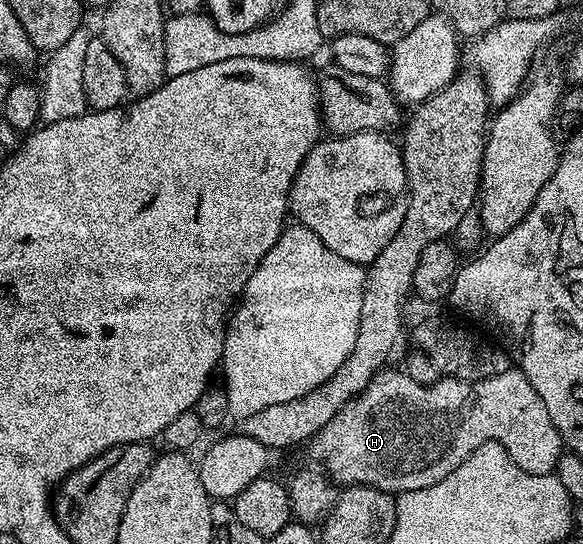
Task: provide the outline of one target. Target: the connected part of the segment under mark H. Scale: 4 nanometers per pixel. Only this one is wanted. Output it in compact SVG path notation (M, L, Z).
M515 367L503 369L481 381L459 381L456 377L441 376L432 385L418 383L403 371L381 371L360 396L342 407L342 411L322 427L310 448L316 452L318 460L328 464L327 472L333 482L344 487L369 485L393 495L418 491L438 483L438 479L446 479L454 467L487 441L496 441L506 447L510 459L530 475L553 472L566 446L550 419L550 411L546 411L546 403L538 399L538 391L530 387L530 379L526 379L524 373Z

